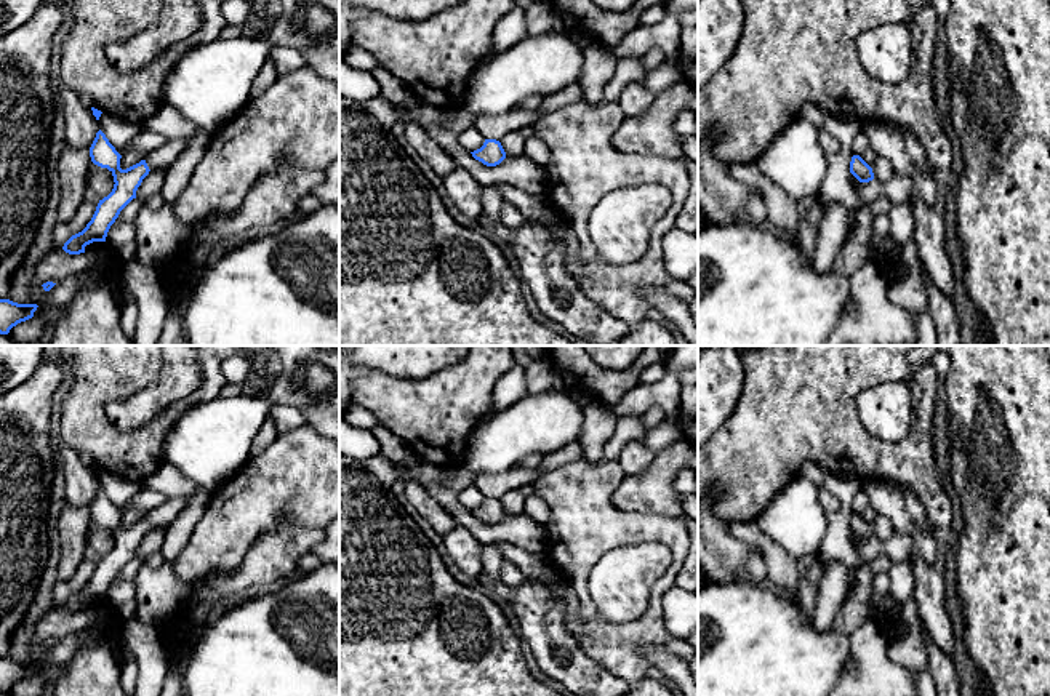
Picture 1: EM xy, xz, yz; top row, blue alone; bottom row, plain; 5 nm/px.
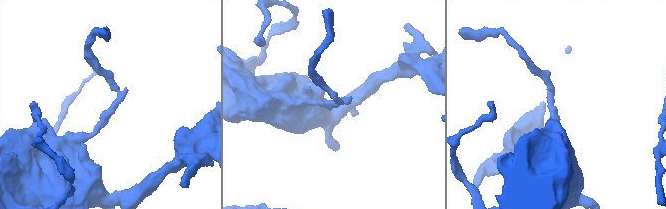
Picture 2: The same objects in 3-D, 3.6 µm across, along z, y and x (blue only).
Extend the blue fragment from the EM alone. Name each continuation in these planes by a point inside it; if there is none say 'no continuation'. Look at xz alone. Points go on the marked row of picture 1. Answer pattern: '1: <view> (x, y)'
no continuation

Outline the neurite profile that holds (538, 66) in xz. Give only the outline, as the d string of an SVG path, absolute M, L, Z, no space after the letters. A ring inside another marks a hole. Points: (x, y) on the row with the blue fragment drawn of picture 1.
M567 34L525 37L474 69L461 109L474 117L511 112L525 98L546 98L578 85L583 64L584 50Z

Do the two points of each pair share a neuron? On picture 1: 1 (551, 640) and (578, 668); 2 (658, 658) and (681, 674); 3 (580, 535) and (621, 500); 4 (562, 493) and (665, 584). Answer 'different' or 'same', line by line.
1: same
2: same
3: different
4: same

